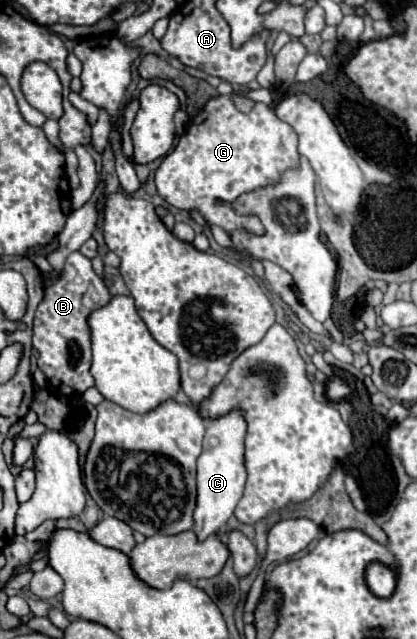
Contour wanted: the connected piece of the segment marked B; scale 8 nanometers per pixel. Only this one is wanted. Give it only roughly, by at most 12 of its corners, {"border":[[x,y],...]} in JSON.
{"border":[[75,251],[35,313],[37,365],[59,395],[95,381],[87,317],[111,299]]}

